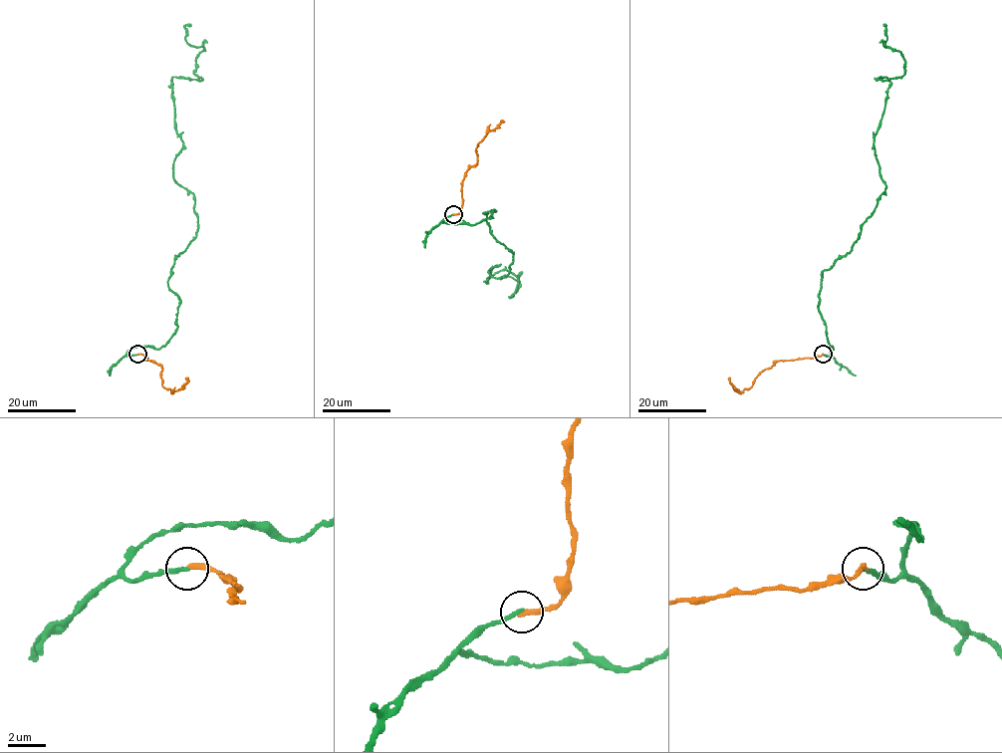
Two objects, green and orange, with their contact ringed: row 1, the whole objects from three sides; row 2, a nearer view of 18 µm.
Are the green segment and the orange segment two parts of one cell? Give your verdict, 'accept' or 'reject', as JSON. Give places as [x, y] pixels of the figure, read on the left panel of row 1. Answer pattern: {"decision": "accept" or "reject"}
{"decision": "reject"}

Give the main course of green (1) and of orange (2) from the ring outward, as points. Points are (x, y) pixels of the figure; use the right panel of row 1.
1: (823, 355), (824, 271), (886, 188), (878, 78), (900, 78), (904, 59), (885, 26)
2: (823, 355), (778, 361), (741, 392), (728, 377)

